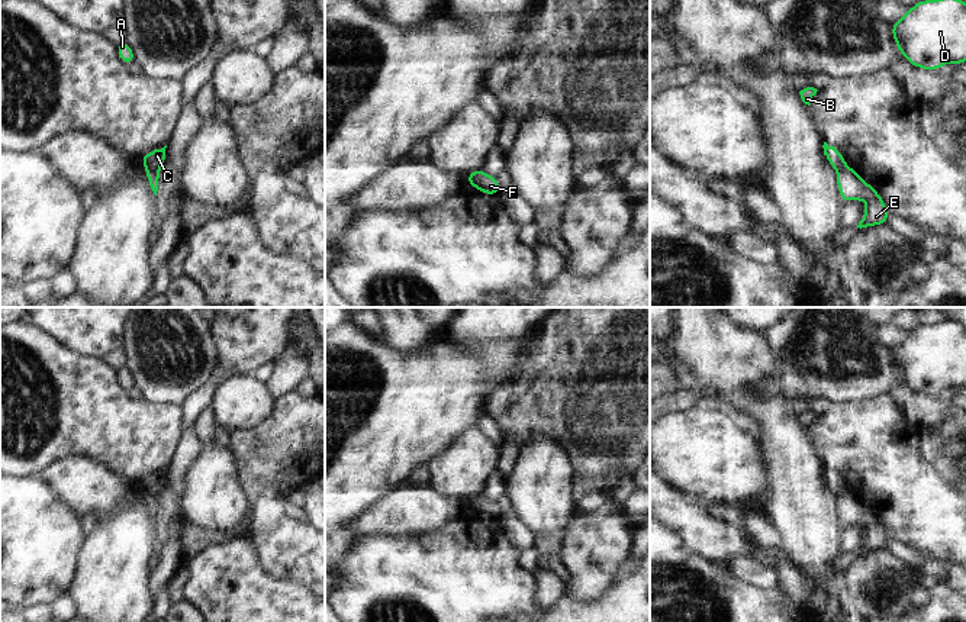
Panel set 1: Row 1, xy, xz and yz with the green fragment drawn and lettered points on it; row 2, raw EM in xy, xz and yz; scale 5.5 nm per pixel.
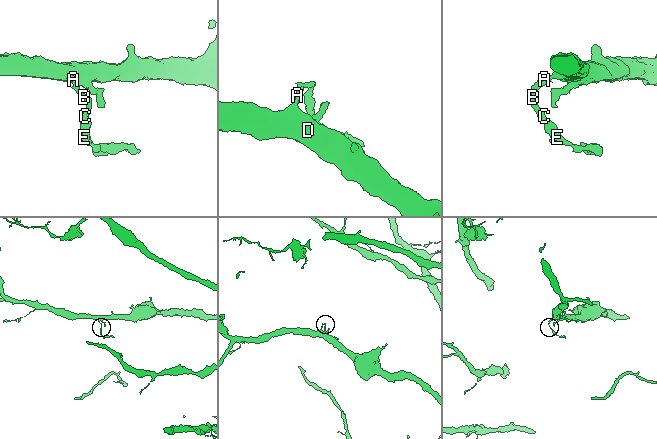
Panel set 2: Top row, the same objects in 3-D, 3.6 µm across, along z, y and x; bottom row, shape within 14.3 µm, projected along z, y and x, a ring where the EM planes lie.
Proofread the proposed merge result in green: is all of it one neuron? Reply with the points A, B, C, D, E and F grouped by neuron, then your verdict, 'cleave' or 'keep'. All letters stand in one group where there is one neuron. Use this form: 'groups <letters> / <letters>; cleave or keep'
groups A B C D / E F; cleave

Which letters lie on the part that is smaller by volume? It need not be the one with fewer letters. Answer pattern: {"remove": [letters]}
{"remove": ["E", "F"]}

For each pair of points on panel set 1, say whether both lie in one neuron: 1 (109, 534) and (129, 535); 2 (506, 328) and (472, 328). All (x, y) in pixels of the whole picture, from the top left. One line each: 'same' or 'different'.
1: same
2: same

